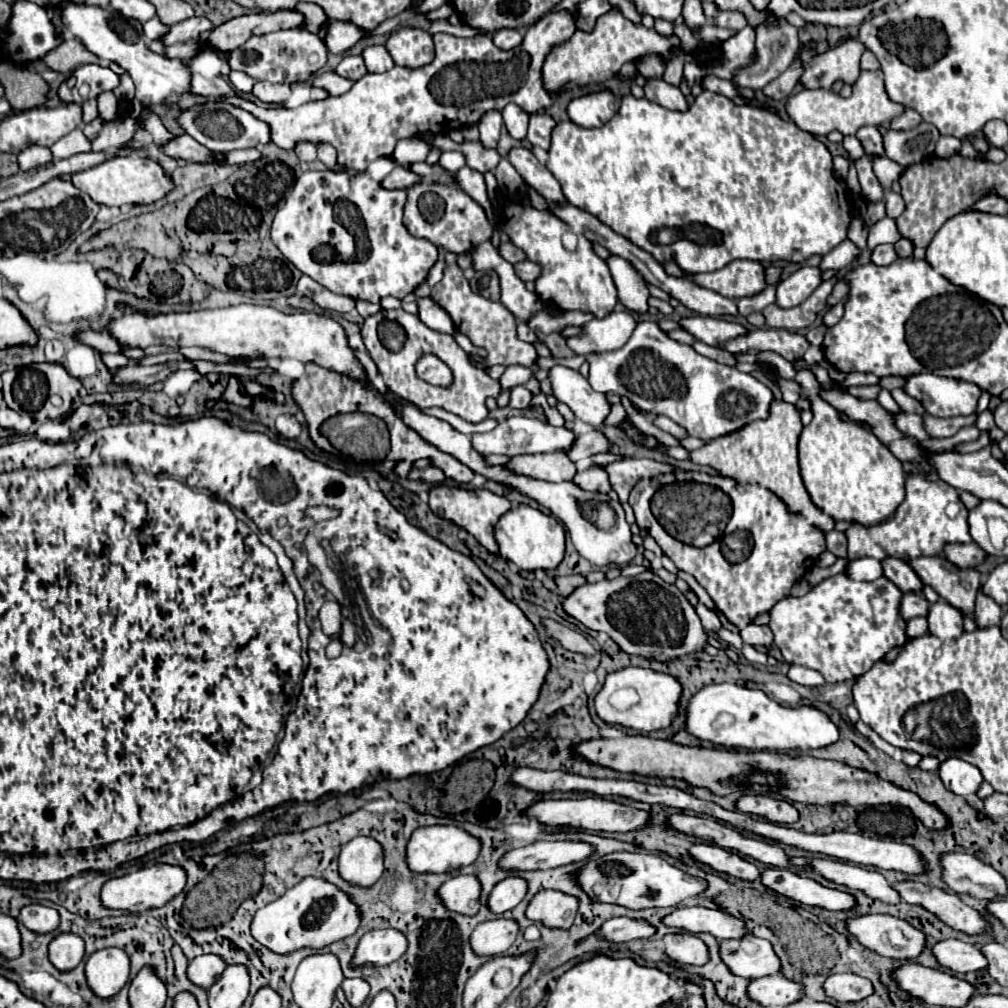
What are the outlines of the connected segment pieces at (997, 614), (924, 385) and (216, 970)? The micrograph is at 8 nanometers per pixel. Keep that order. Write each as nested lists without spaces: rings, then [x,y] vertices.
[[[981,588],[977,594],[977,602],[975,602],[975,622],[979,628],[1001,622],[1001,606],[993,598],[987,598],[987,594],[983,594]]]
[[[913,374],[905,380],[903,390],[919,400],[931,416],[939,418],[971,414],[981,396],[979,386],[971,386],[971,382],[939,378],[935,374]]]
[[[201,954],[197,958],[193,958],[189,962],[189,968],[187,968],[187,976],[193,984],[197,986],[203,986],[203,988],[209,988],[217,982],[217,978],[221,976],[221,972],[227,968],[225,960],[217,954]]]

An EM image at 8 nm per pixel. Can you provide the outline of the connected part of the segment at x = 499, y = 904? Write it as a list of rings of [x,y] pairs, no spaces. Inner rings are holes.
[[[507,876],[493,888],[489,896],[489,908],[495,914],[503,914],[515,908],[525,898],[525,894],[527,894],[527,880],[521,876]]]

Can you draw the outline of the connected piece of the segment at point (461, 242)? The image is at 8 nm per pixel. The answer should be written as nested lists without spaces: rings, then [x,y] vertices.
[[[415,184],[407,190],[407,204],[405,204],[405,218],[407,230],[417,236],[425,238],[437,248],[453,254],[467,254],[473,252],[481,242],[489,240],[493,234],[491,224],[485,218],[485,212],[479,204],[475,204],[463,190],[445,184]]]

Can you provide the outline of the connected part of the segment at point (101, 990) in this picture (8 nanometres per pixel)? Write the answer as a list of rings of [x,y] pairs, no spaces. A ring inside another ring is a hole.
[[[117,946],[101,948],[87,958],[85,974],[89,988],[97,996],[111,998],[129,982],[129,958]]]

